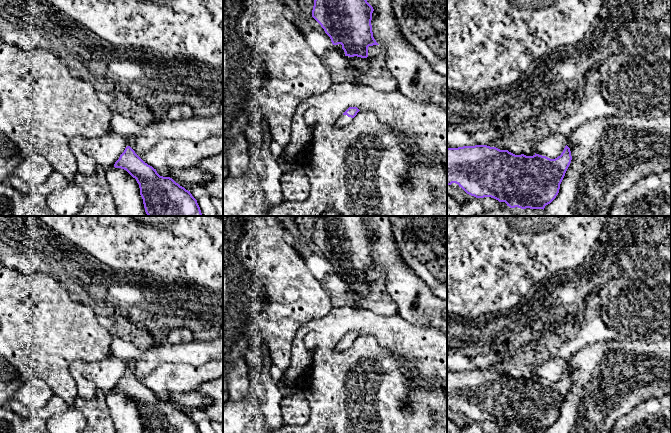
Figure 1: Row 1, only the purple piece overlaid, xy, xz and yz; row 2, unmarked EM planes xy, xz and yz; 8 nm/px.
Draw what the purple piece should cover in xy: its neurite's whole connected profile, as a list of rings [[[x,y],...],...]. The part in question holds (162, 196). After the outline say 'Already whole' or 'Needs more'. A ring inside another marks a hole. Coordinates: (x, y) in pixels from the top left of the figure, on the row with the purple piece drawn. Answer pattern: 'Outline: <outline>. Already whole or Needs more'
Outline: [[[127,146],[114,164],[136,179],[148,216],[203,216],[190,191],[170,177],[160,176]]]. Already whole

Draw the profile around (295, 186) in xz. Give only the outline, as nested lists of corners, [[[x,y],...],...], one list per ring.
[[[302,166],[295,171],[283,174],[281,190],[284,201],[302,202],[309,197],[310,183]]]

